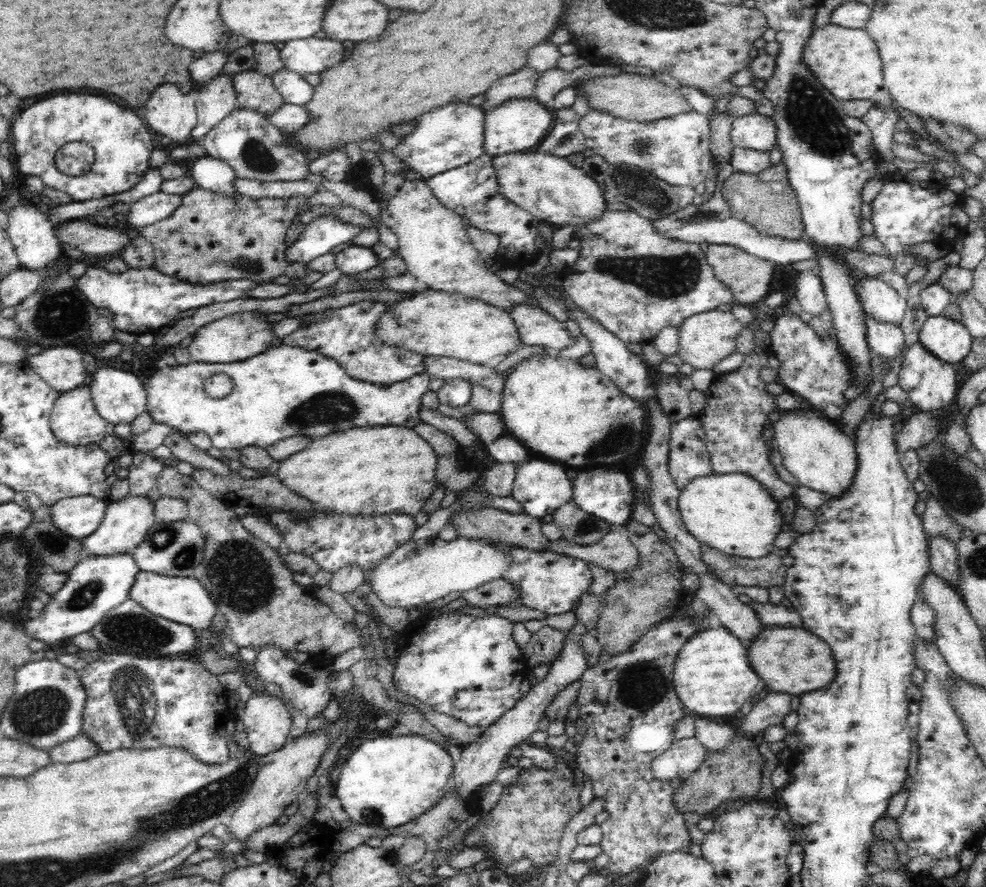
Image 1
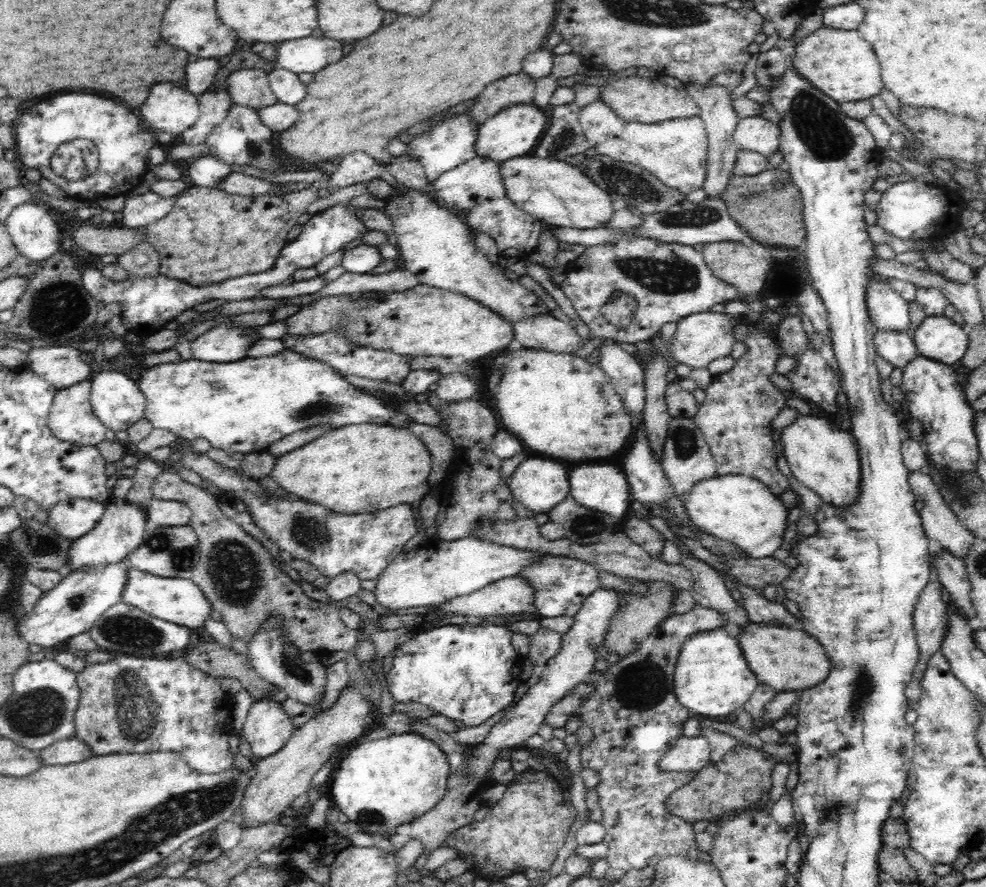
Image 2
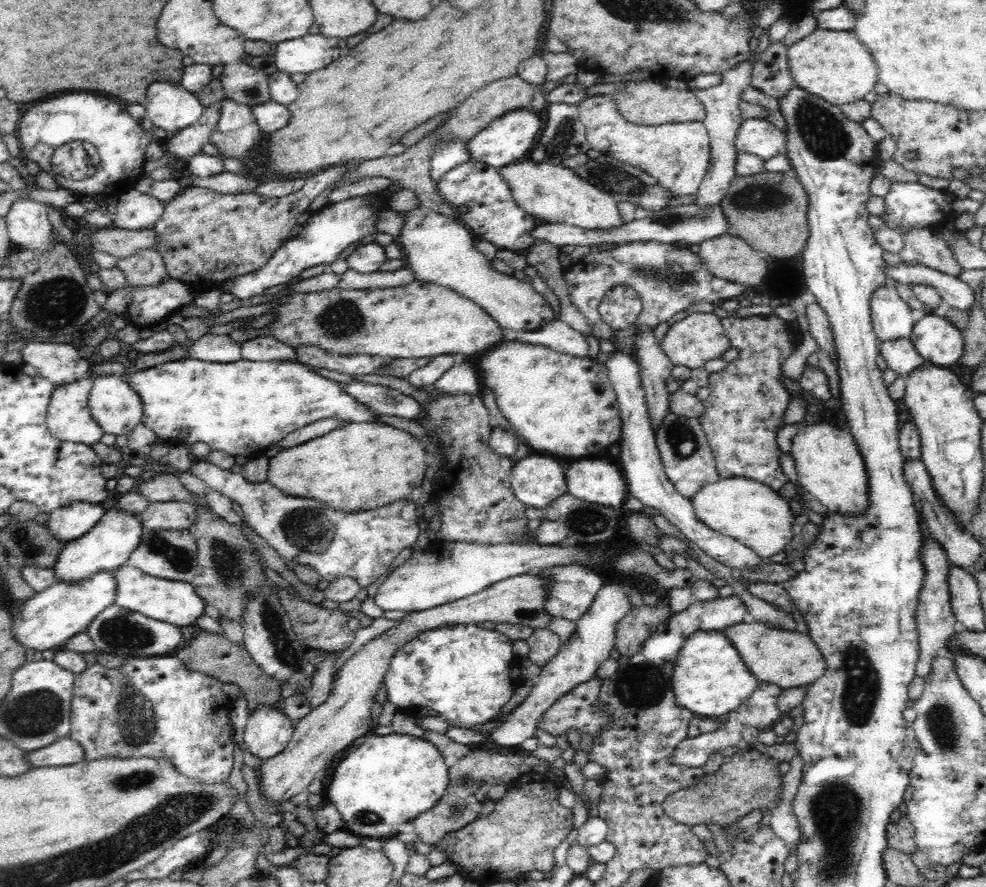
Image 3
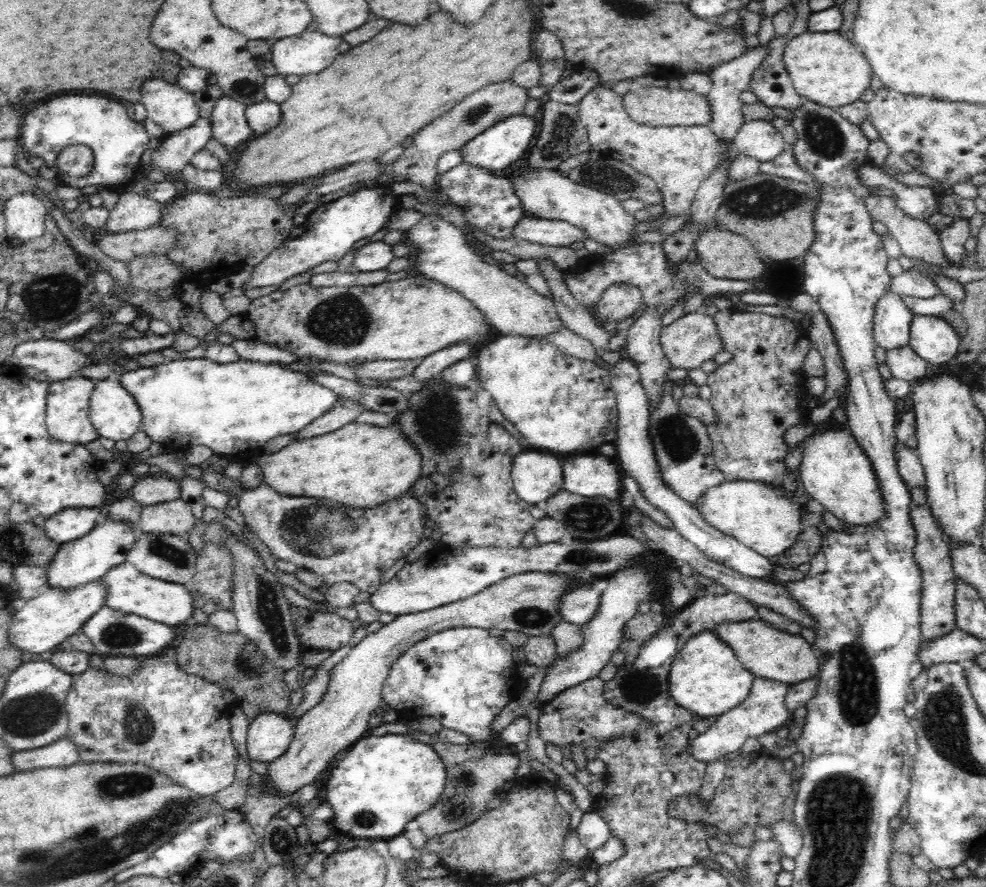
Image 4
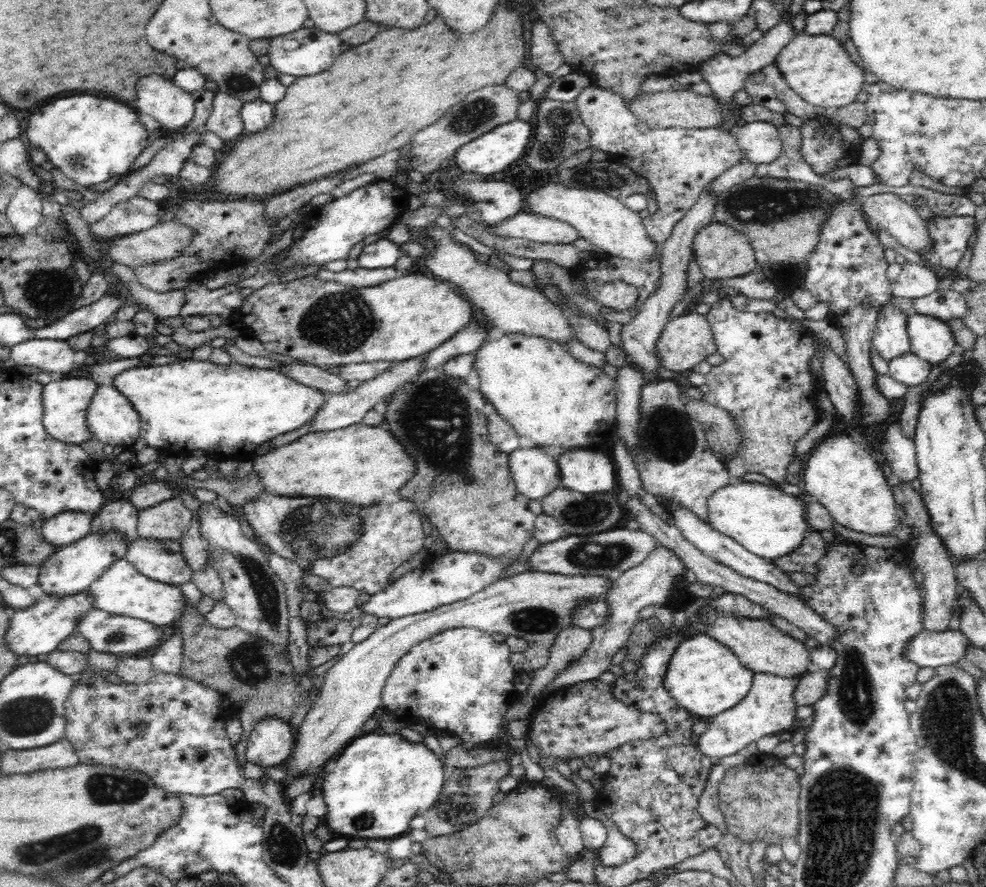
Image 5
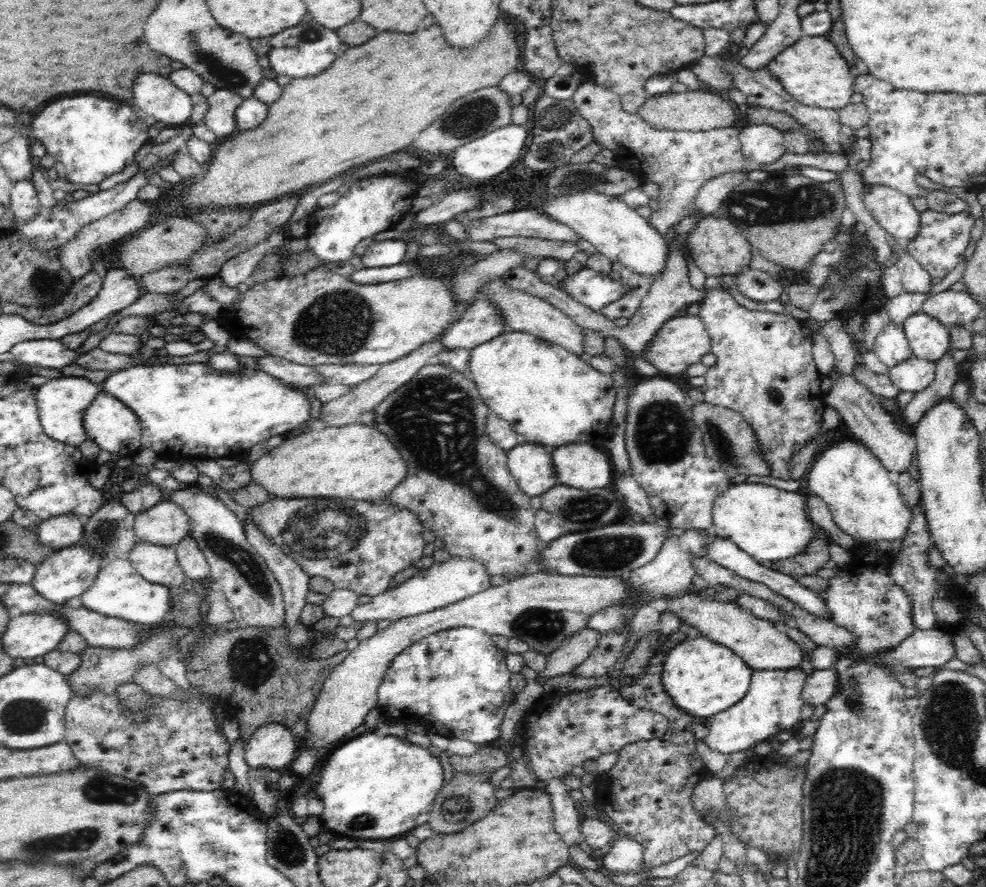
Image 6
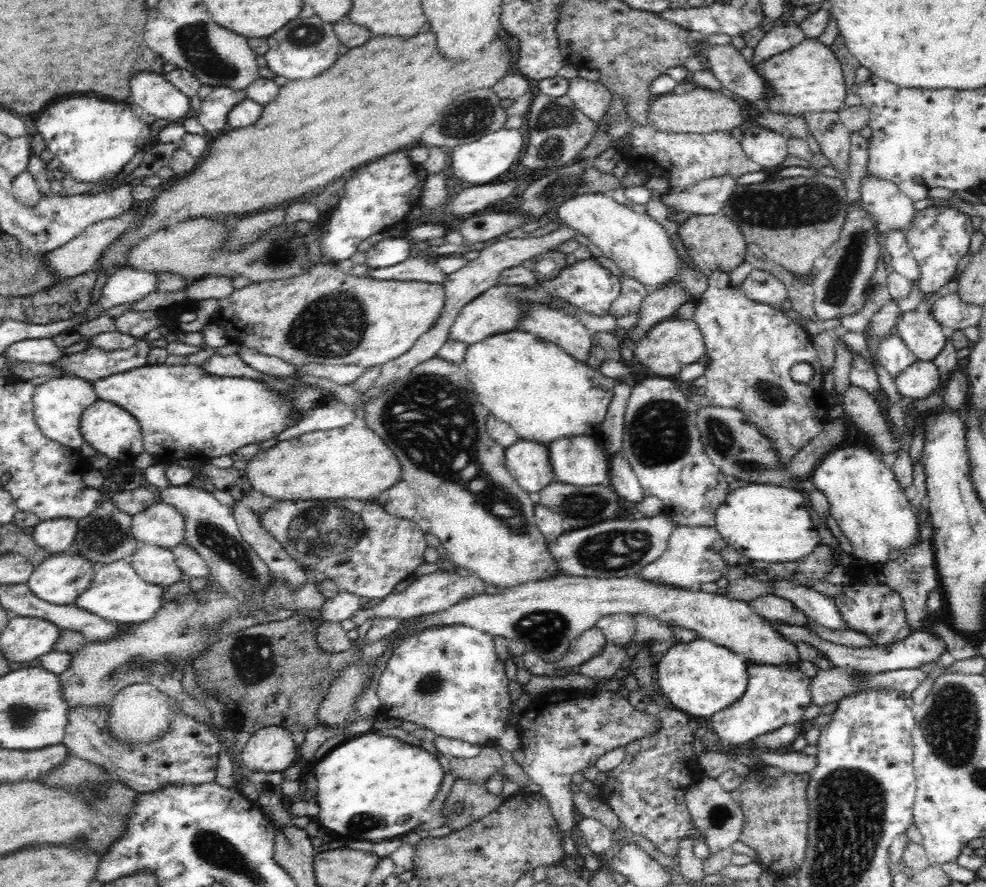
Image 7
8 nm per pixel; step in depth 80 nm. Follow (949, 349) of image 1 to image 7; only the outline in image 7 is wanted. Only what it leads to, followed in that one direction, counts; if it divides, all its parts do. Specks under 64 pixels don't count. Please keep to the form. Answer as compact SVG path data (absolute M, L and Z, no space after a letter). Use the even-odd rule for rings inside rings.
M911 310L895 320L898 337L918 361L933 361L946 344L948 332L928 310Z

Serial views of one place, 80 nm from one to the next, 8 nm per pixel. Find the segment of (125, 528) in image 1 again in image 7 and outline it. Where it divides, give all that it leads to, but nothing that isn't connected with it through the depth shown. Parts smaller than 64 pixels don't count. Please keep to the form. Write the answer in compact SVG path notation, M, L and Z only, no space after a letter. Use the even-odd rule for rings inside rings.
M67 551L49 554L44 562L35 566L27 585L40 600L56 605L73 604L79 594L90 586L95 569L96 566L79 552Z

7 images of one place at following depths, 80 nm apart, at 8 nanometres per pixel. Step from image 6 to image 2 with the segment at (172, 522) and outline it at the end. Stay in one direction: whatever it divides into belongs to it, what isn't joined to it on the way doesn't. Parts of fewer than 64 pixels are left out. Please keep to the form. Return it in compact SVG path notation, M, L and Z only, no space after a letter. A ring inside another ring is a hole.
M152 498L147 506L147 520L156 526L186 526L192 511L183 502Z

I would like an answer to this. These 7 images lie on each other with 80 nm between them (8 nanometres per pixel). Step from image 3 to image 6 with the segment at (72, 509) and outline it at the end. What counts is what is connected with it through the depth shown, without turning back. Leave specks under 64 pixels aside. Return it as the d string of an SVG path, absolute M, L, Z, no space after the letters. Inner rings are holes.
M63 514L37 523L38 540L53 551L76 545L84 534L83 518L74 514Z

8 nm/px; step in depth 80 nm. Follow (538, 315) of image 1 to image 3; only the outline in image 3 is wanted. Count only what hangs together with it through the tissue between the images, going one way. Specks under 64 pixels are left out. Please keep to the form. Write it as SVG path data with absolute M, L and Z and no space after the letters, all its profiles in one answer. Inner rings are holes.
M558 318L552 322L544 322L536 330L518 330L511 336L523 344L546 346L572 357L588 357L589 346L586 338Z

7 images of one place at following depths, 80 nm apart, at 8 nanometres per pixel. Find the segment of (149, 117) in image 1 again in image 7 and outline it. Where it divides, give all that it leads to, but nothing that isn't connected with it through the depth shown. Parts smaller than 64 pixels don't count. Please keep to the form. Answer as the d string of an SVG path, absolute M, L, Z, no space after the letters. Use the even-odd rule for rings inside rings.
M161 73L134 74L130 80L130 104L138 104L144 112L171 122L182 122L190 116L190 97Z

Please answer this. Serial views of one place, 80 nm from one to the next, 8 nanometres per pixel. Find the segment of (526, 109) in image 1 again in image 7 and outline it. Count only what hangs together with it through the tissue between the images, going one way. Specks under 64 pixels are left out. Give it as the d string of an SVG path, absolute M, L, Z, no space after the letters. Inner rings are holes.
M504 128L482 136L476 142L455 146L452 150L452 170L456 178L473 185L488 184L500 174L504 174L522 155L524 136L514 128Z

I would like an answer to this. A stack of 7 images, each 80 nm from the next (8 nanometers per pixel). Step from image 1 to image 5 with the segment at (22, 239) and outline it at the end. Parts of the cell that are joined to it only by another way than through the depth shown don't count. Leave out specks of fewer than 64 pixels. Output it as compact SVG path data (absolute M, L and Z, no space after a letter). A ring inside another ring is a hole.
M26 185L20 186L11 196L5 215L15 234L35 234L43 219L43 204L38 192Z

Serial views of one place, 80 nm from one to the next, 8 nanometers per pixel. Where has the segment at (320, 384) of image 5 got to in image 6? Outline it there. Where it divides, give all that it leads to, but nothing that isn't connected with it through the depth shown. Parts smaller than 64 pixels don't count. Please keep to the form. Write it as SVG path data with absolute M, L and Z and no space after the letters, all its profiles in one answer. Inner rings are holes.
M271 355L258 356L256 357L256 364L258 364L256 371L262 371L274 378L279 378L286 384L309 387L314 386L314 384L322 384L324 381L328 381L327 384L332 383L331 380L322 377L312 367L289 362L285 358Z

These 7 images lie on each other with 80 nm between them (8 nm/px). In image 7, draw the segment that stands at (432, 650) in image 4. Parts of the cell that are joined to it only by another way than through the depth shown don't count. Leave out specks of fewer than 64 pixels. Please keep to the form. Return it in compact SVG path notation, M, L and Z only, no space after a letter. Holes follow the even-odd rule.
M464 625L428 627L406 637L393 650L380 675L376 694L380 699L380 717L408 720L435 732L436 736L488 745L504 734L510 704L508 678L504 663L494 651L494 637Z

